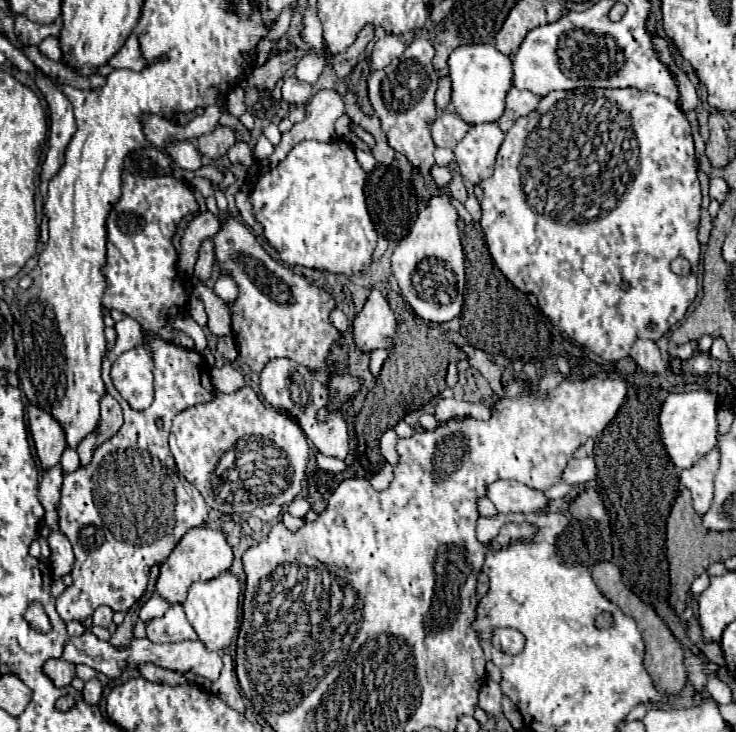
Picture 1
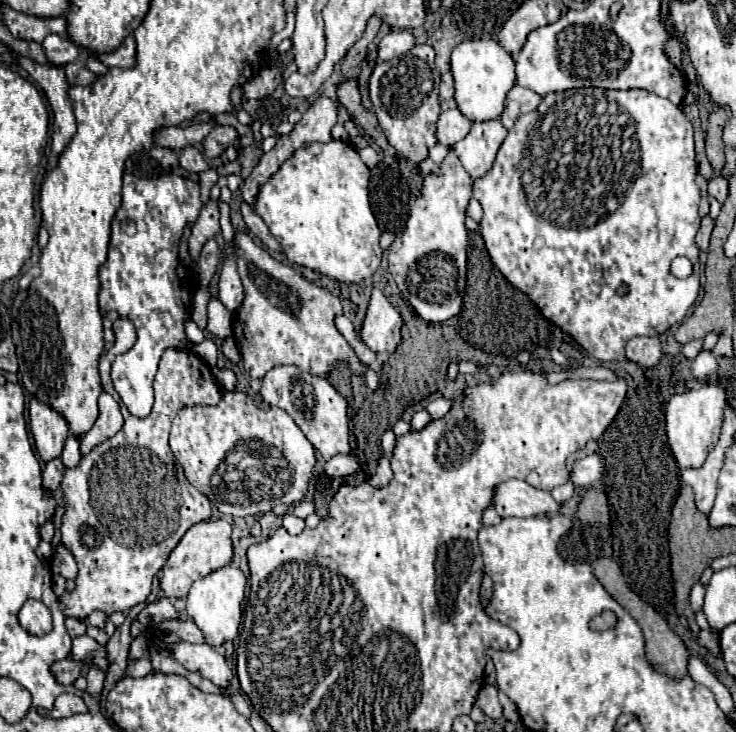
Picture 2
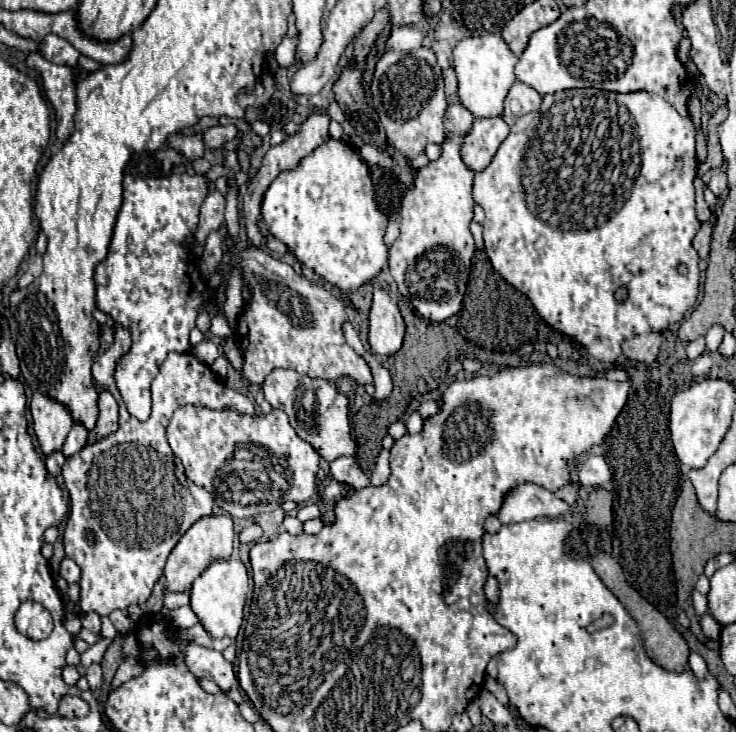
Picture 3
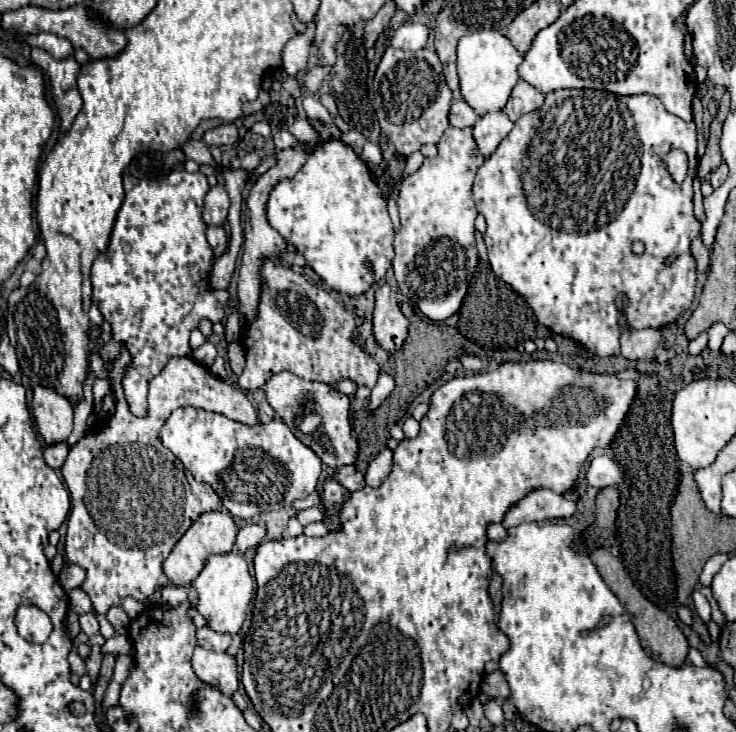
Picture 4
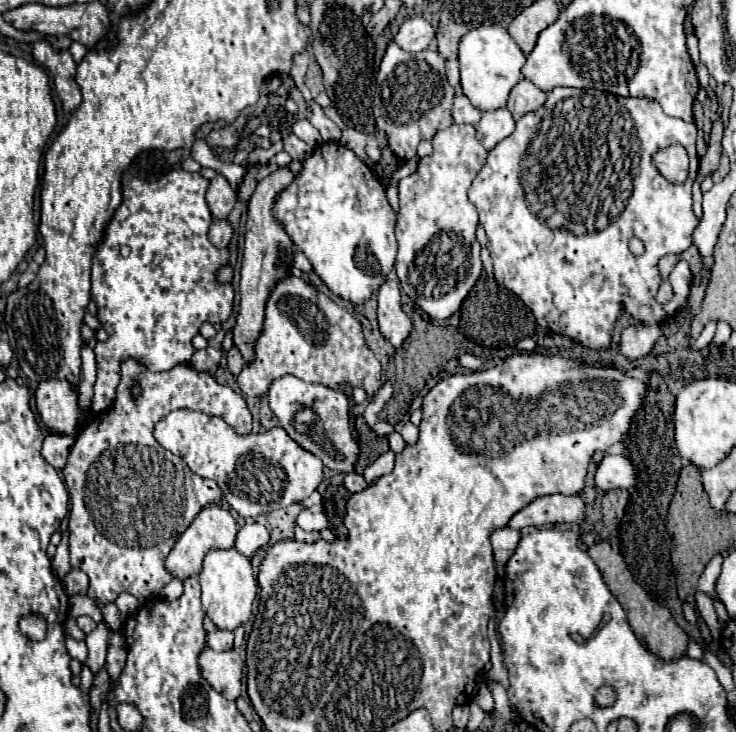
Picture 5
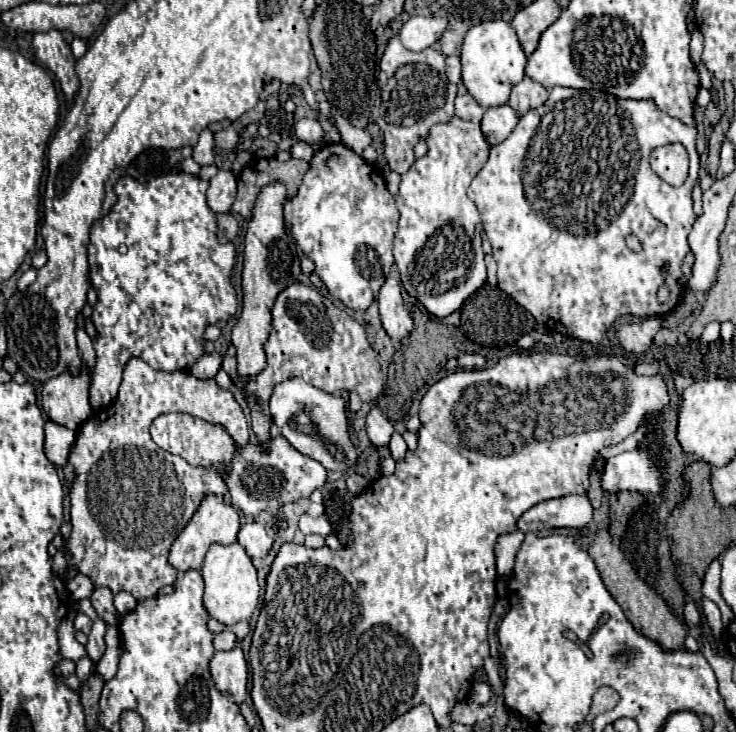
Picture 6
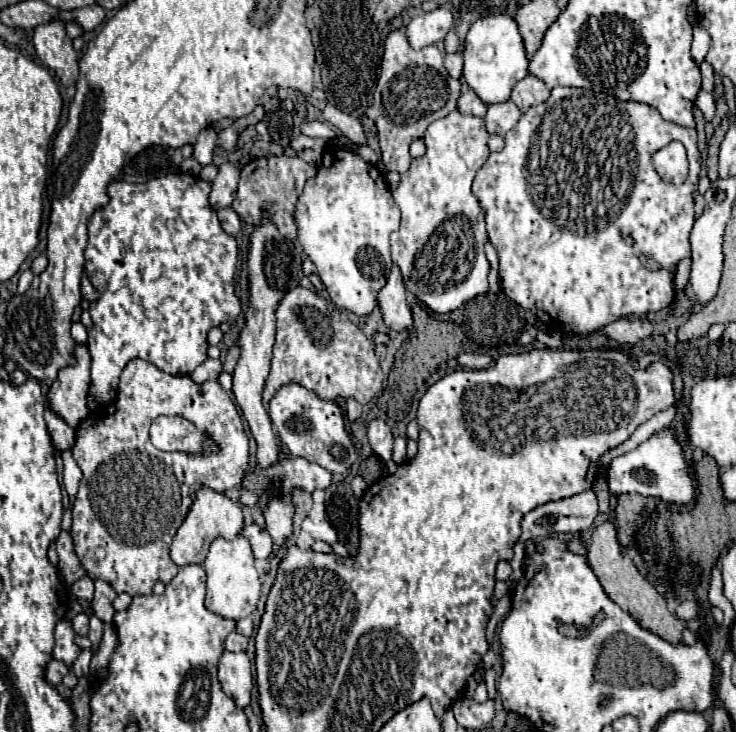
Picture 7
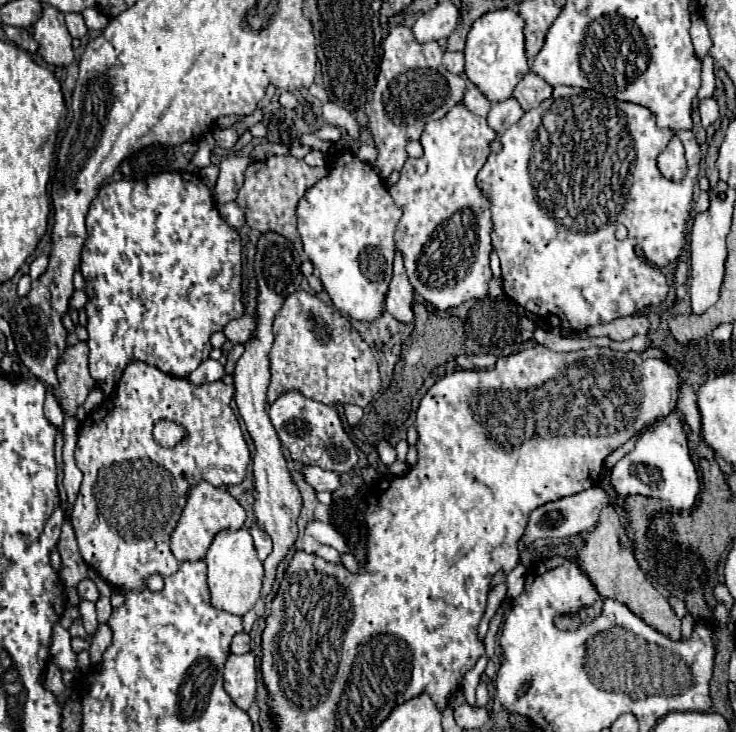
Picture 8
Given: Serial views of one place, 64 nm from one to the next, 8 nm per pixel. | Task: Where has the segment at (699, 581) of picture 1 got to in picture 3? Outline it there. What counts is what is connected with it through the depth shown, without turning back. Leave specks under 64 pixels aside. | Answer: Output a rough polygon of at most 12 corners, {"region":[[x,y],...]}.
{"region":[[698,590],[692,594],[698,616],[708,614],[708,598]]}

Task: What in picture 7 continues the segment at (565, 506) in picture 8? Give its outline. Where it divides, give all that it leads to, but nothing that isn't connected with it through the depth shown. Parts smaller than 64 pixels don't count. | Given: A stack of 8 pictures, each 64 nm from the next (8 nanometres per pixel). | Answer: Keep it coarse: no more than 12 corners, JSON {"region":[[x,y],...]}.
{"region":[[594,490],[546,502],[524,516],[508,586],[522,578],[524,544],[588,530],[598,516]]}

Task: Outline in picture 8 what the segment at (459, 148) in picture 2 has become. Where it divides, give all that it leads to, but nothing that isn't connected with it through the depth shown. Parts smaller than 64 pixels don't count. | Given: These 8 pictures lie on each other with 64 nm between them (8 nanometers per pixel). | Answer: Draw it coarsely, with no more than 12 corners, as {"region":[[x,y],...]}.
{"region":[[516,98],[492,104],[488,124],[498,134],[524,116]]}

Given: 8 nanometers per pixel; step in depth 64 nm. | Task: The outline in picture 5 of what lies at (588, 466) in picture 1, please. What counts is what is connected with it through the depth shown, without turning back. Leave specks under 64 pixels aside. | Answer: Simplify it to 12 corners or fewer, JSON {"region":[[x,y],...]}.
{"region":[[628,454],[604,456],[596,486],[636,488],[640,470]]}

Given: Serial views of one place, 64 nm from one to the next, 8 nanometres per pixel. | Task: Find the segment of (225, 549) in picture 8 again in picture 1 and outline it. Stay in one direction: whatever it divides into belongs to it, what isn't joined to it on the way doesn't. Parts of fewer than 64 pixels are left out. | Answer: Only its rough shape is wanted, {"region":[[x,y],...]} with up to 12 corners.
{"region":[[240,578],[196,582],[186,618],[208,650],[238,630]]}

